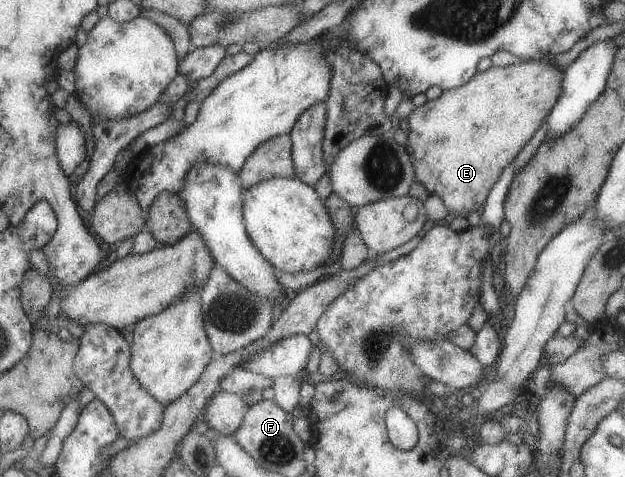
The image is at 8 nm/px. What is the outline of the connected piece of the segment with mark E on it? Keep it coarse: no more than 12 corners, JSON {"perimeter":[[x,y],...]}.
{"perimeter":[[550,60],[489,67],[405,116],[414,175],[479,212],[560,93]]}

